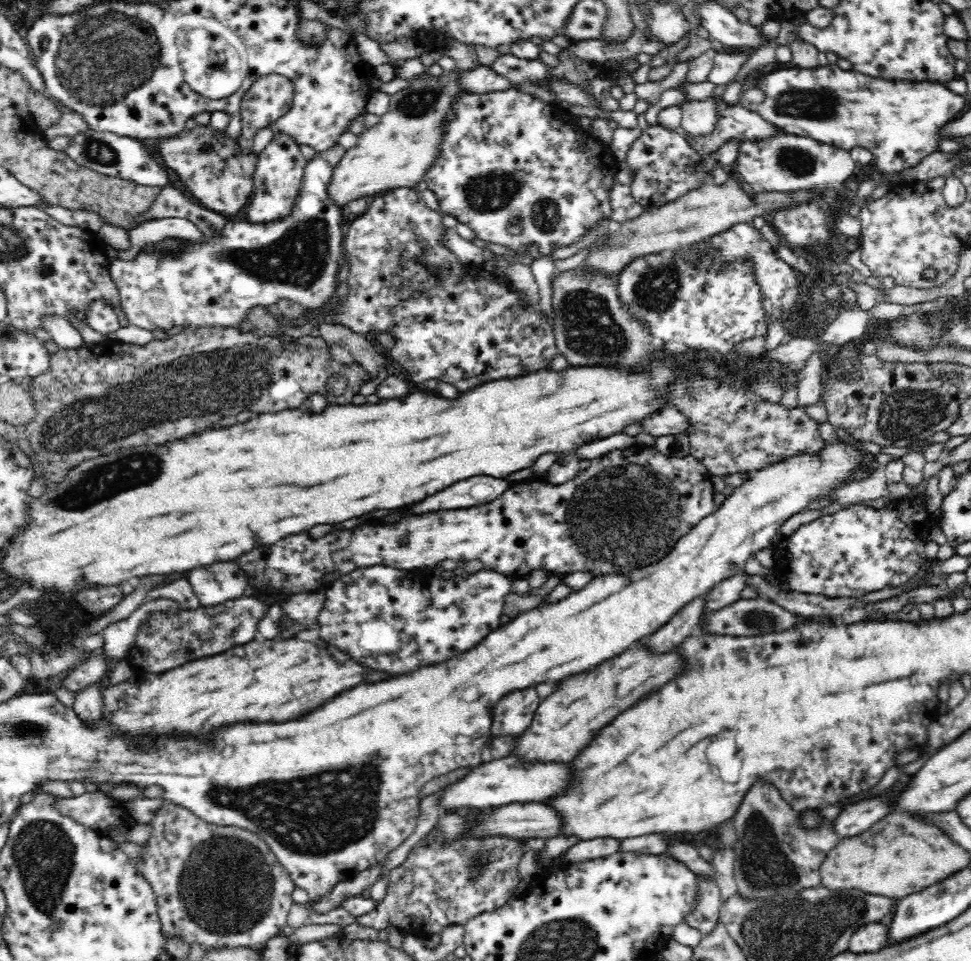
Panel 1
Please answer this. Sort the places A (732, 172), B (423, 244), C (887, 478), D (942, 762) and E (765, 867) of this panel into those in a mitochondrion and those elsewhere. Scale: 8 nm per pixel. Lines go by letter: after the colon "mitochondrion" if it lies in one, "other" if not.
A: other
B: other
C: other
D: other
E: mitochondrion

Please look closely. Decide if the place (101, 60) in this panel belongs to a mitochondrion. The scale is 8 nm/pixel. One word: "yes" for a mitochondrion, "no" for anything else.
yes

